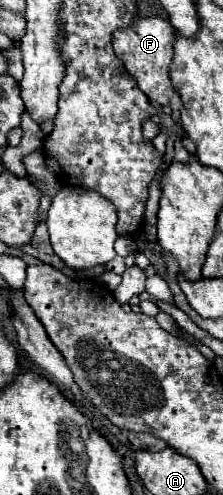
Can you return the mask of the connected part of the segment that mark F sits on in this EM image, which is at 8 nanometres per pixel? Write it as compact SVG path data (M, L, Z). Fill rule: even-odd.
M141 18L129 30L119 30L113 34L113 48L117 58L123 62L127 74L137 82L137 86L147 94L147 98L163 108L169 108L173 100L177 102L177 94L171 88L169 64L173 56L173 40L175 28L163 18Z

